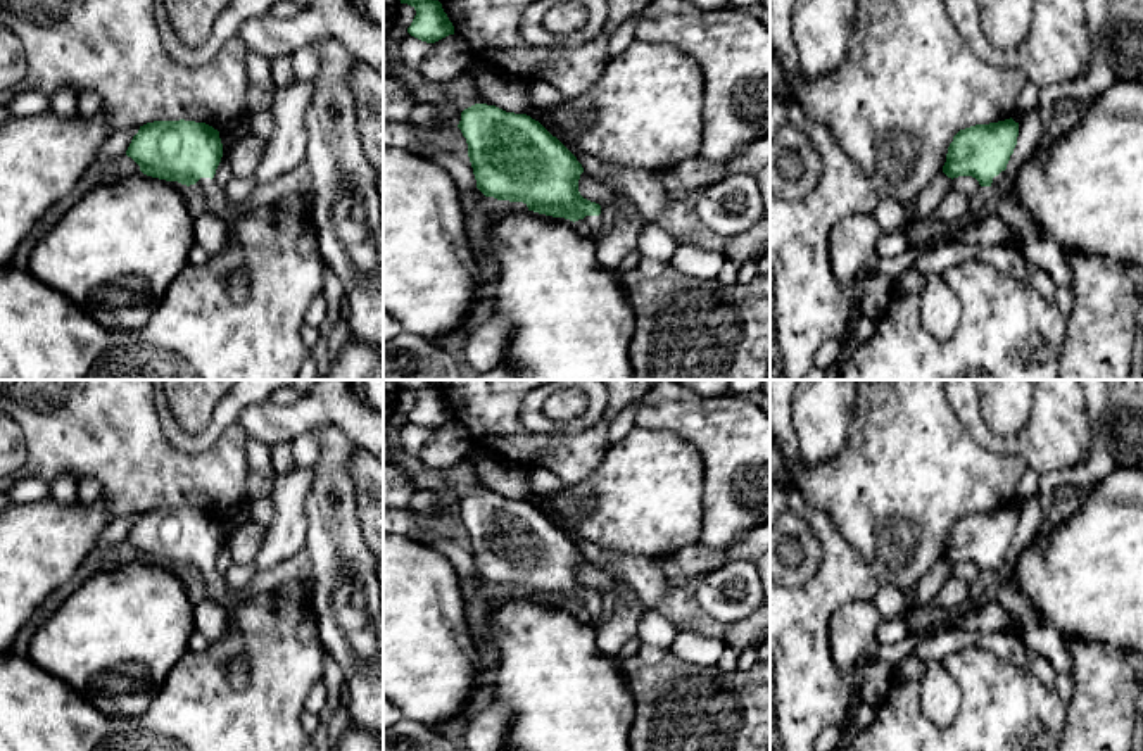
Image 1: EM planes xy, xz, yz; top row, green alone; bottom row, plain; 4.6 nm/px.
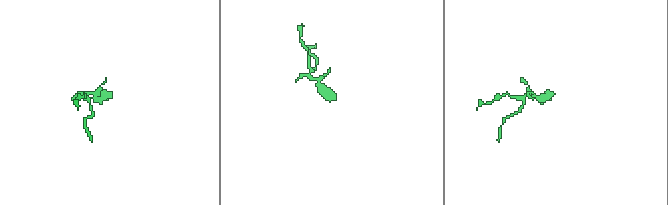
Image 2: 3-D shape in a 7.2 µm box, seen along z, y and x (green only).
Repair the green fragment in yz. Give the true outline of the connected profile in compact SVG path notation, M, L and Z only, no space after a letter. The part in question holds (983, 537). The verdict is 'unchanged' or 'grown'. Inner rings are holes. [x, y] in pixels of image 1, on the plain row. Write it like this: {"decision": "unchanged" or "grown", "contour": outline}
{"decision": "grown", "contour": "M1012 504L960 516L948 533L943 559L951 566L972 563L981 573L1001 575L1000 559L1007 556L1017 523L1019 509Z"}

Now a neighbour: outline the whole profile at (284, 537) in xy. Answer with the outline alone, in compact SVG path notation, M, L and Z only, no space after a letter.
M313 466L276 475L271 492L275 518L252 563L257 571L269 570L304 549L304 501L314 476Z

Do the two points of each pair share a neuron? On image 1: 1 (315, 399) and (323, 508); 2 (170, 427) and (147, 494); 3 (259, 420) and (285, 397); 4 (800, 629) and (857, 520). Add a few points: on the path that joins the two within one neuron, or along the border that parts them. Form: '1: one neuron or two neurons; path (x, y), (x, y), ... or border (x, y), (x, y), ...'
1: two neurons; border (311, 429), (337, 425), (354, 441)
2: two neurons; border (156, 397), (164, 437), (183, 451), (202, 453)
3: two neurons; border (301, 397), (289, 404), (275, 404), (268, 399)
4: two neurons; border (829, 518), (871, 574)

